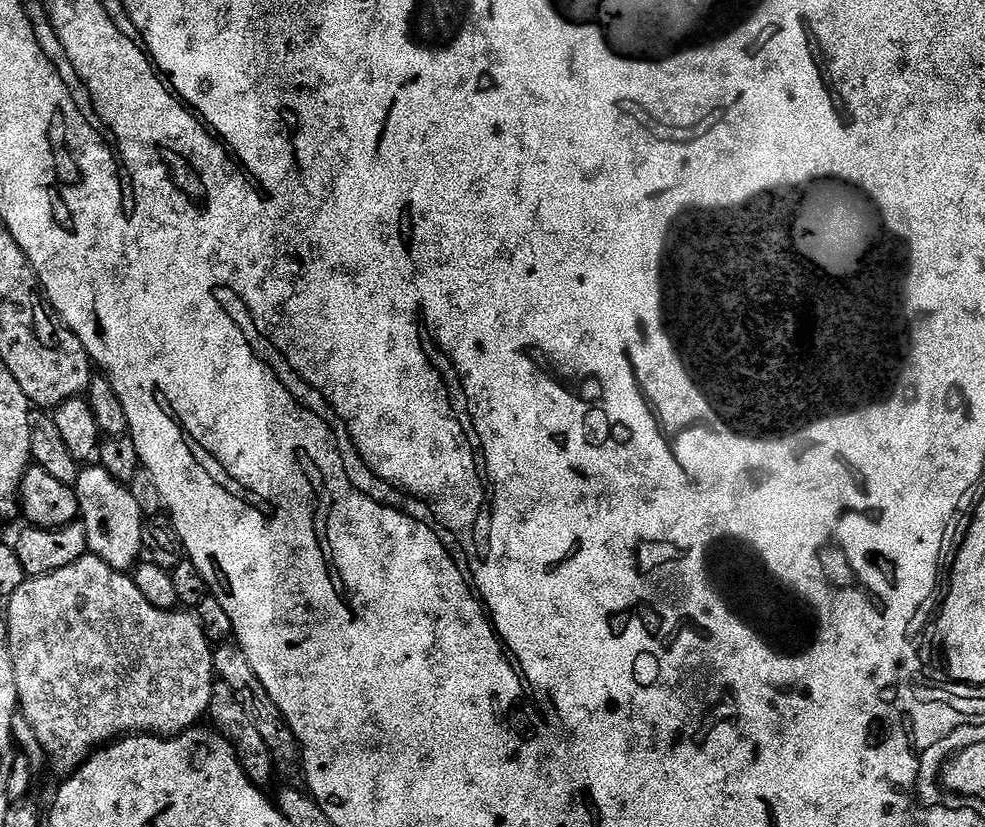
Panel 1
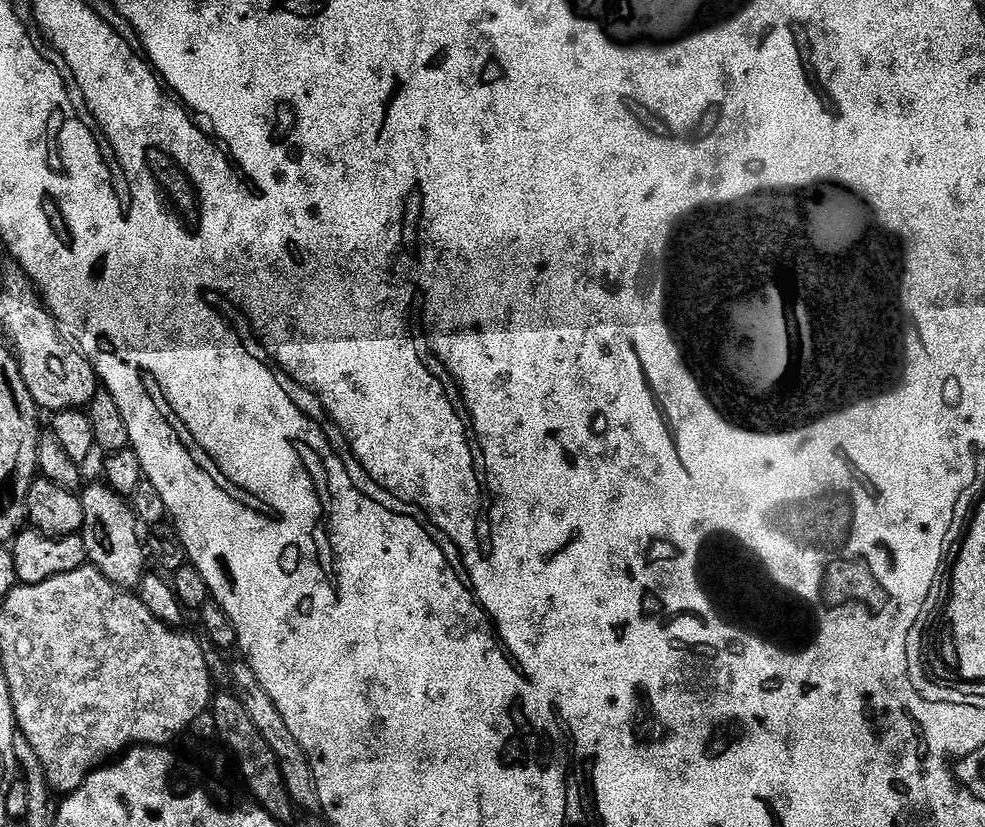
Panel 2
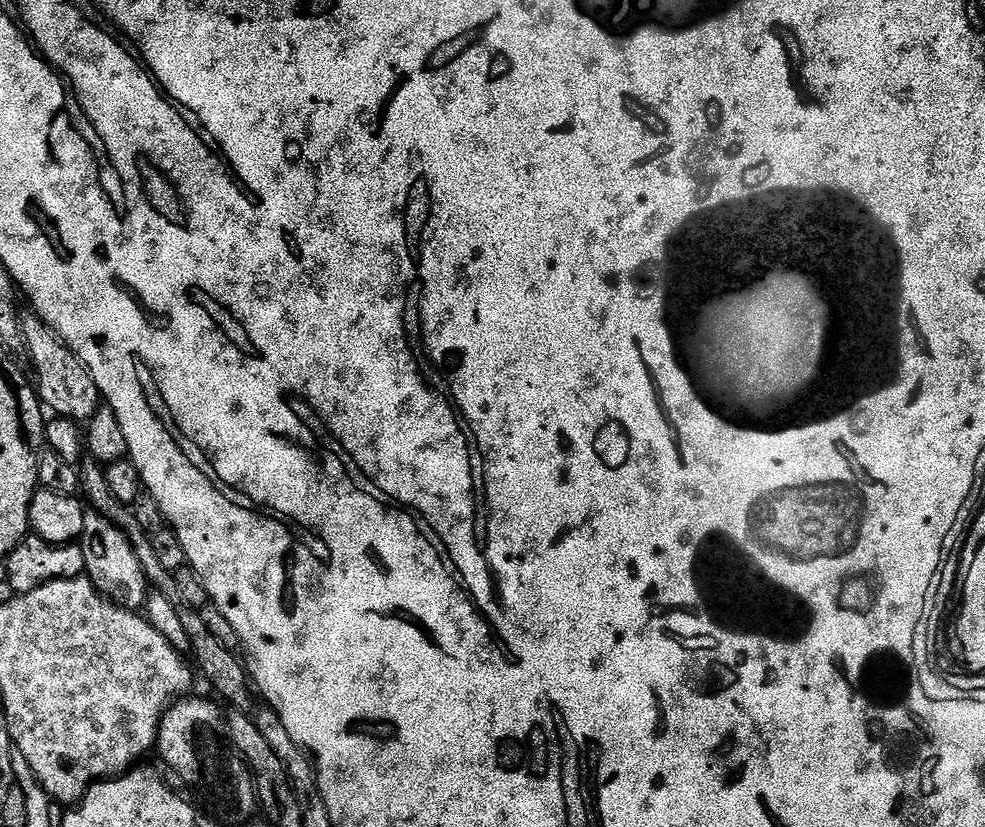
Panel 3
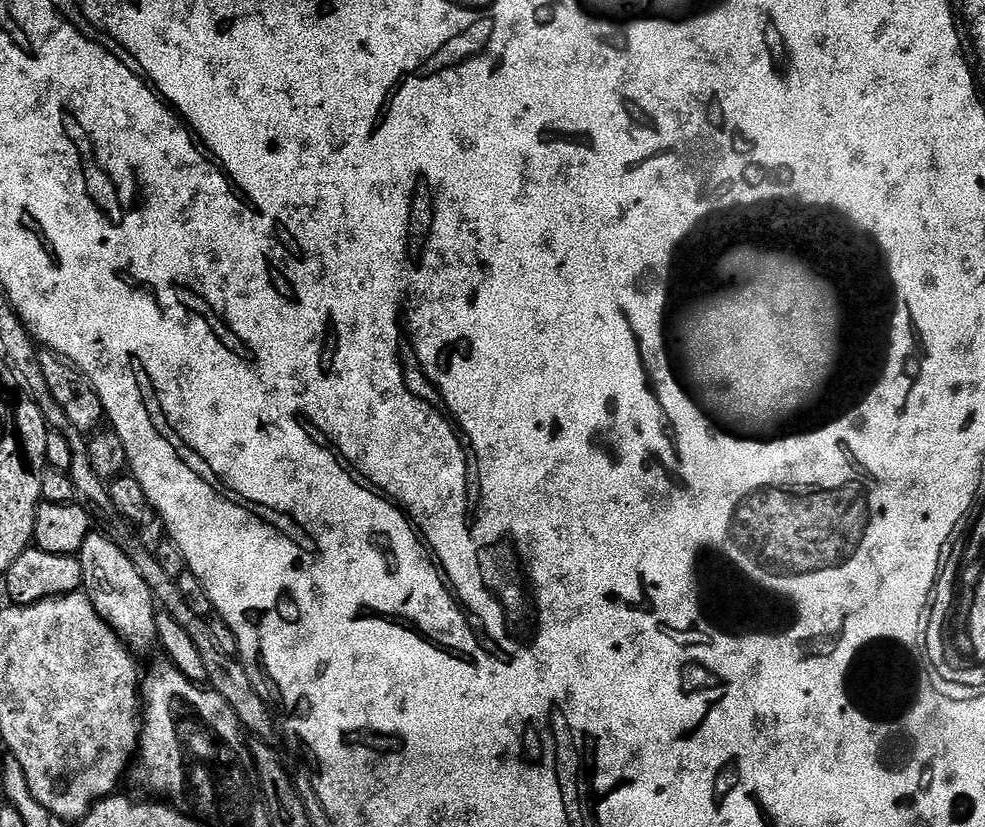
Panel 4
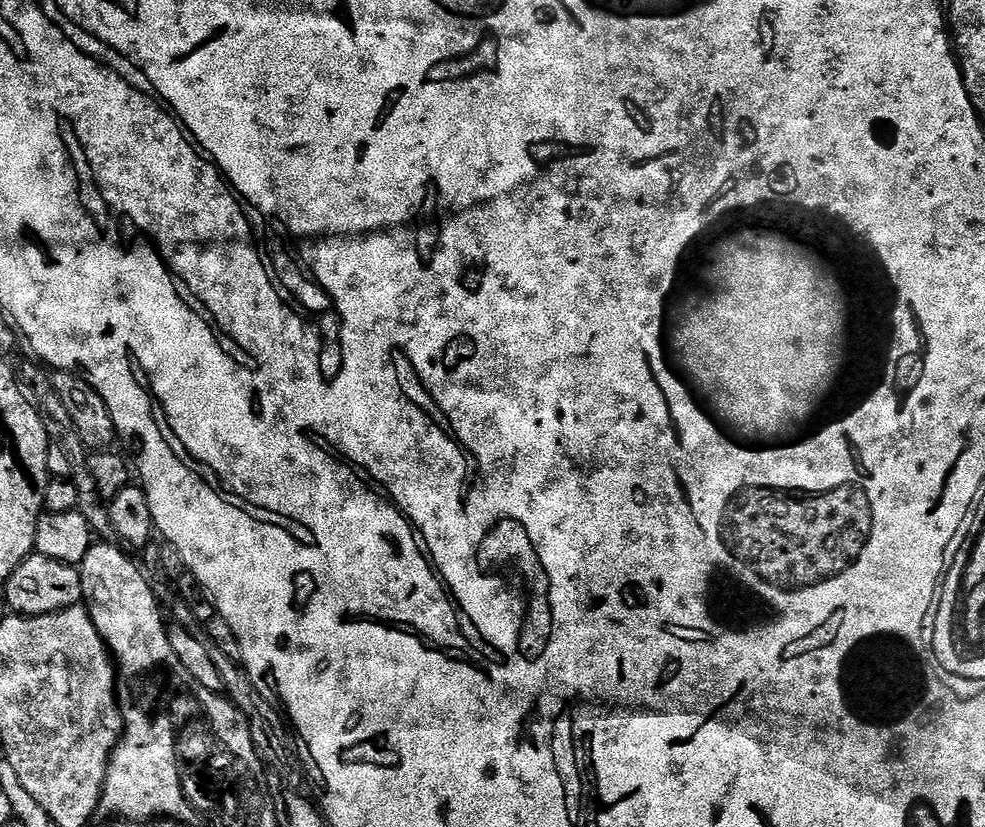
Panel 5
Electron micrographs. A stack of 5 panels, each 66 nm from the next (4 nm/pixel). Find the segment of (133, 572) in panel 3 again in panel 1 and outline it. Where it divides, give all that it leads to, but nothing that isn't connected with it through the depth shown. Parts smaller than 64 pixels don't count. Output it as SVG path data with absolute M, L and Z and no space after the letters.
M84 466L76 483L76 497L80 507L79 519L82 521L88 539L88 551L102 558L115 572L127 573L135 569L141 559L142 530L145 516L138 510L138 501L134 499L131 487L120 484L106 470L99 466Z

